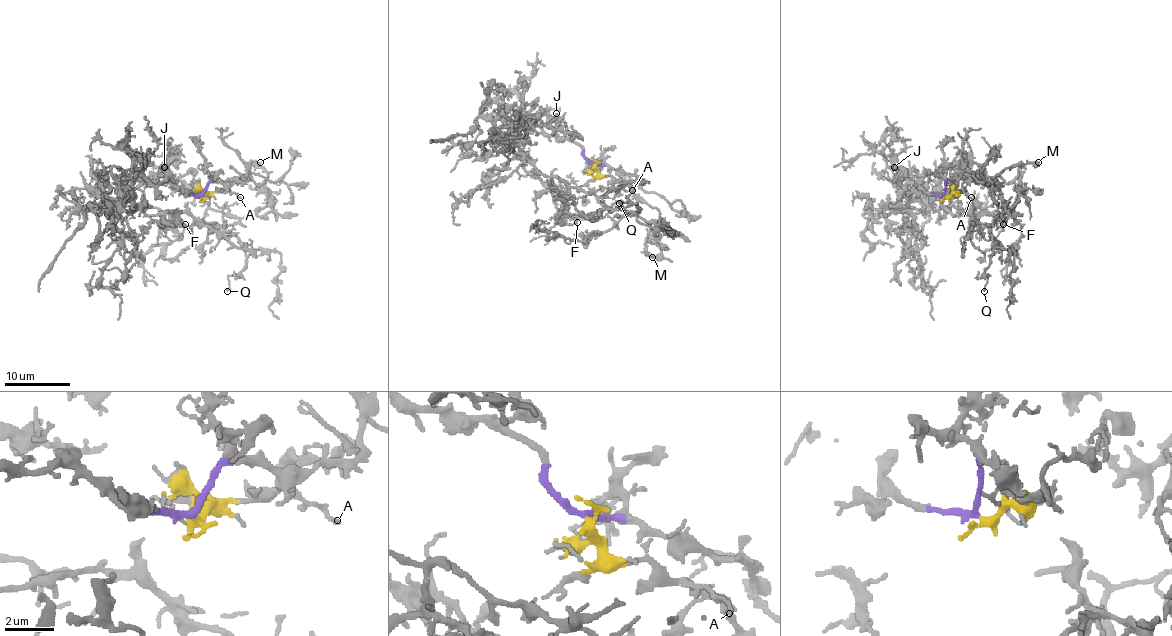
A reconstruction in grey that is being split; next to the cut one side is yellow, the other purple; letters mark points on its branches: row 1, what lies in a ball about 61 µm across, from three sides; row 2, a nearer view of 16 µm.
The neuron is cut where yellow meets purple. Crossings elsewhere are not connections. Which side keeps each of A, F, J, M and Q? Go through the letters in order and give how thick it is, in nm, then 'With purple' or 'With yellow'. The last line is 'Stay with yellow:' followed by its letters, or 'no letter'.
A: Thickness 130 nm. With yellow
F: Thickness 110 nm. With purple
J: Thickness 160 nm. With purple
M: Thickness 240 nm. With yellow
Q: Thickness 170 nm. With purple
Stay with yellow: A, M

